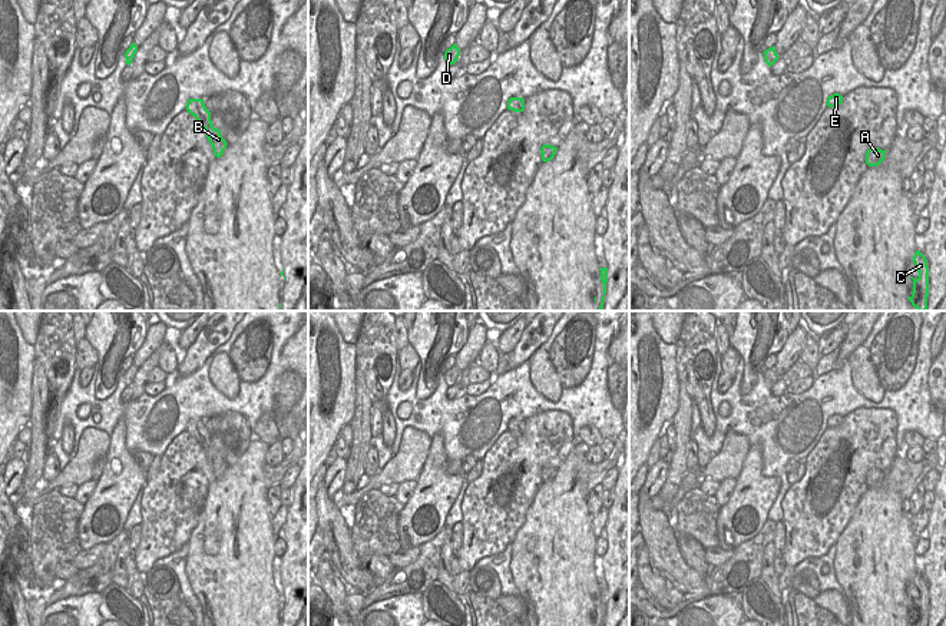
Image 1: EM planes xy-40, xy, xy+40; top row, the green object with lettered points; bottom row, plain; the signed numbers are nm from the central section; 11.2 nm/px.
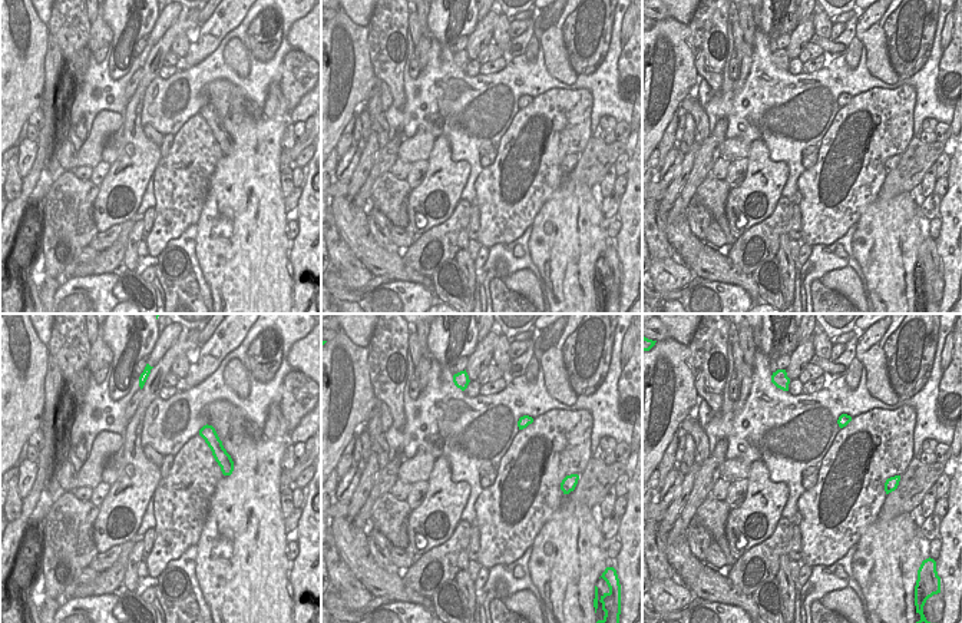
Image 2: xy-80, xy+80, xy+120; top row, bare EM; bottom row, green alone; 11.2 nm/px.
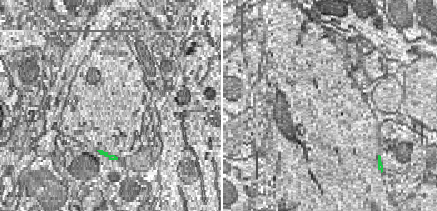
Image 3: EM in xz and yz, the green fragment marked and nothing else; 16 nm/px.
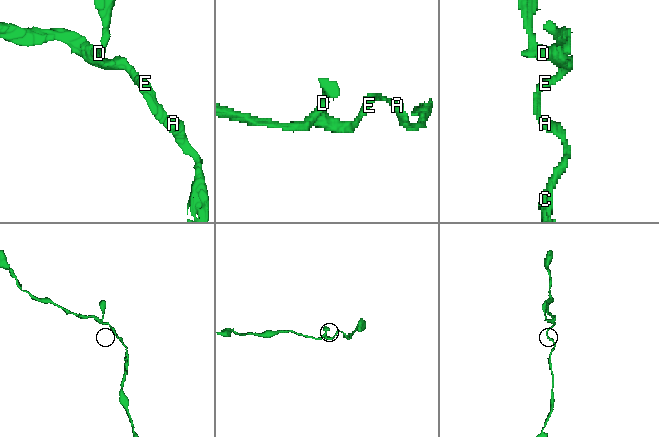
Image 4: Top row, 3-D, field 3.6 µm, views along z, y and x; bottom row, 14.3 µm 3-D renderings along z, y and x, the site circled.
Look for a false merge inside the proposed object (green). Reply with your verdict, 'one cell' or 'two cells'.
one cell

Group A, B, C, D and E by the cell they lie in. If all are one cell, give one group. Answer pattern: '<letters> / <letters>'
A B C D E

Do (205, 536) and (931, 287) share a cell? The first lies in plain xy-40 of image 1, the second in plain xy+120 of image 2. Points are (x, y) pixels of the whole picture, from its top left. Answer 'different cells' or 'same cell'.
different cells

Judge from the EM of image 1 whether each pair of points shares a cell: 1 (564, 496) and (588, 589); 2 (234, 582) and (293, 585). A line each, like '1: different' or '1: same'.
1: same
2: different

